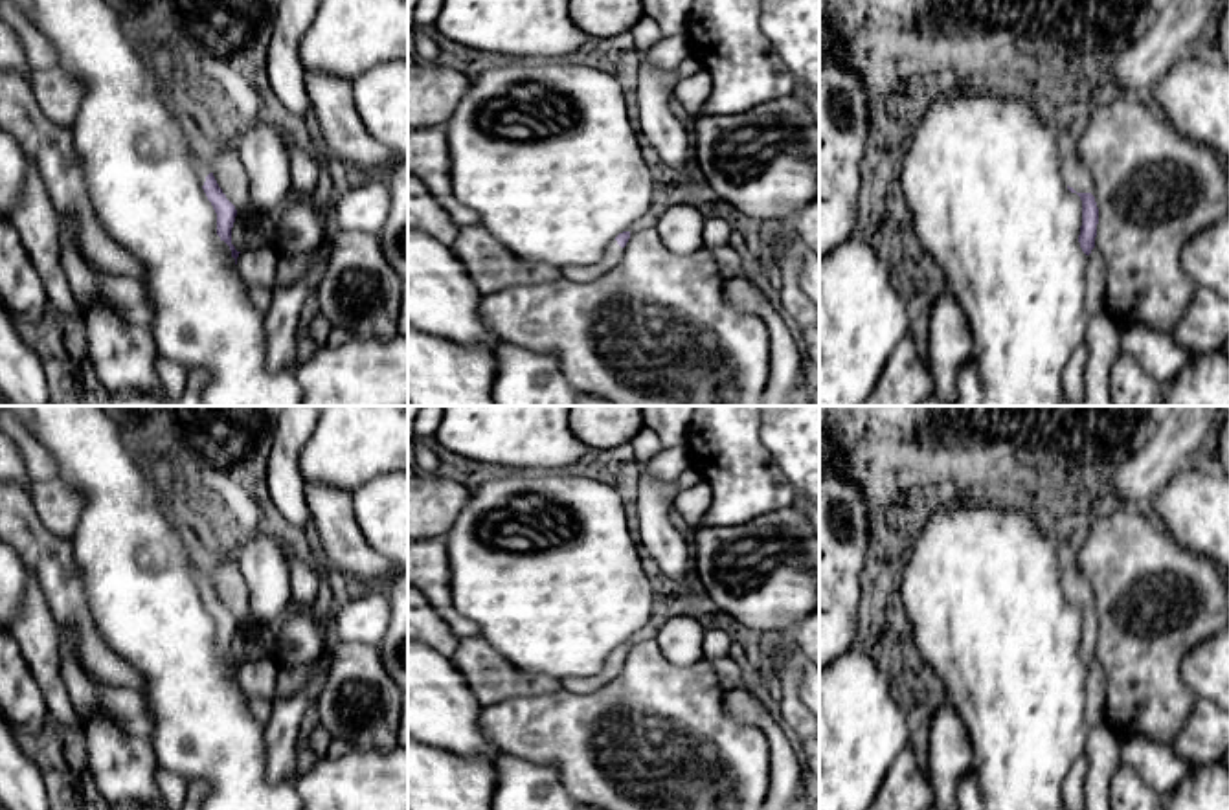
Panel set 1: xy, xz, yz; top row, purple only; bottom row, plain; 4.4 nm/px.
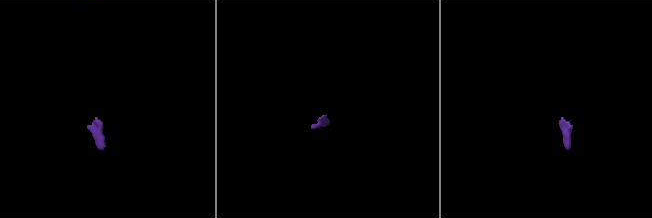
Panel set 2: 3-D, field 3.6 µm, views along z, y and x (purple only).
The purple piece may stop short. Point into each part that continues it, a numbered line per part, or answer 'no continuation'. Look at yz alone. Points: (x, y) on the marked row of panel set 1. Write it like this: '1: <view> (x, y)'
1: yz (1075, 175)

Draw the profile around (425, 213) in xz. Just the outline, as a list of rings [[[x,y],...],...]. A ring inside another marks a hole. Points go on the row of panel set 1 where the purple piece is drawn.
[[[408,174],[408,228],[424,231],[450,246],[456,241],[457,226],[448,211],[435,200],[426,186]]]

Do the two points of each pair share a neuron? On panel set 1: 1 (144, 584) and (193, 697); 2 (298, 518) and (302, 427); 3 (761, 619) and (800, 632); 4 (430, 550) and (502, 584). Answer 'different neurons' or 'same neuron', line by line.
1: same neuron
2: same neuron
3: different neurons
4: different neurons

